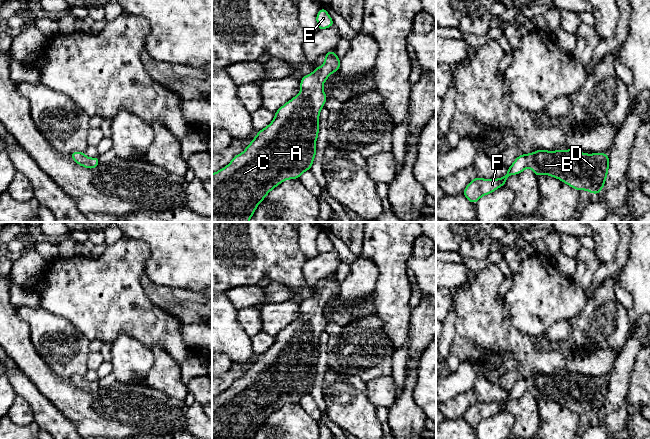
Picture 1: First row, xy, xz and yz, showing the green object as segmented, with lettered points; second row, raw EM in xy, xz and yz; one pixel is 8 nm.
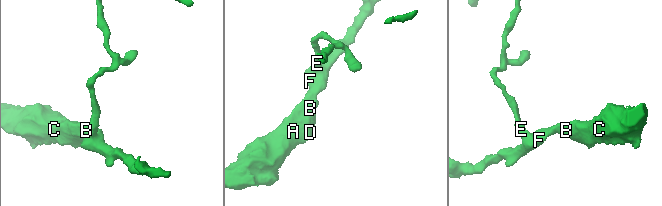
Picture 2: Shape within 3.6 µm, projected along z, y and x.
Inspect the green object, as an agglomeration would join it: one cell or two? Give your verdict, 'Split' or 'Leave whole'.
Leave whole

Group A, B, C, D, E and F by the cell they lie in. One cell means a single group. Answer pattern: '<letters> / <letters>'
A B C D E F

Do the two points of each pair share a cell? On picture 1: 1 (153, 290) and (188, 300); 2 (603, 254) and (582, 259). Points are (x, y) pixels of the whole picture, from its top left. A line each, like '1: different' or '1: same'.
1: same
2: different

